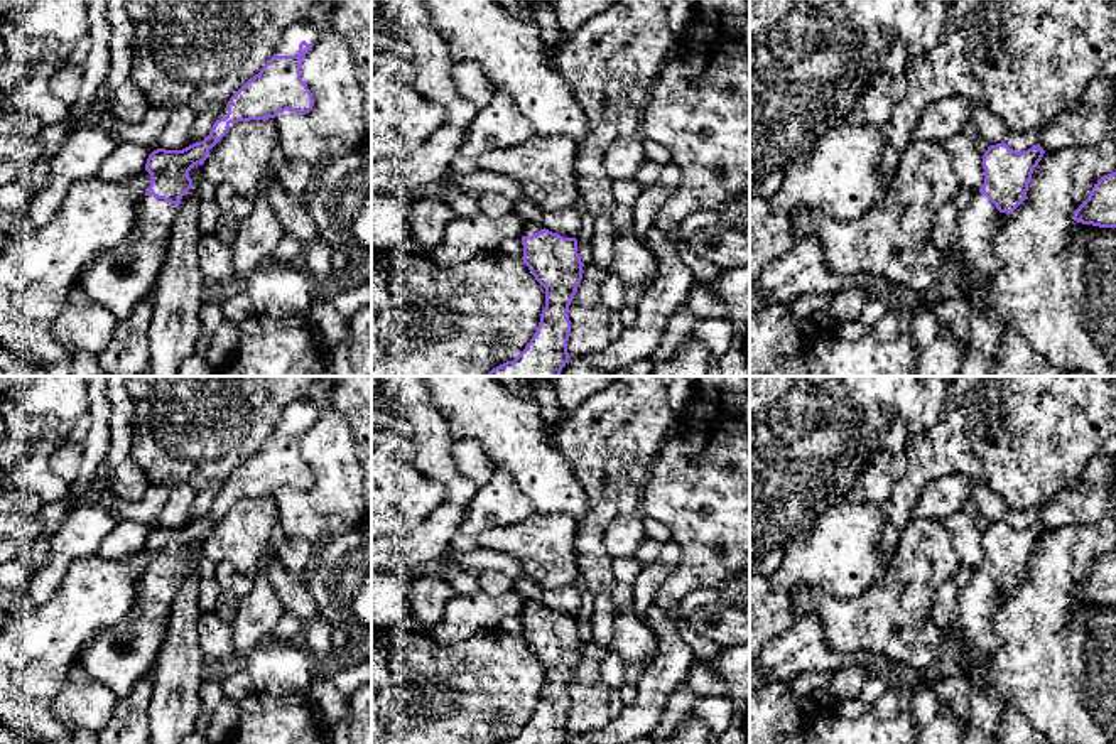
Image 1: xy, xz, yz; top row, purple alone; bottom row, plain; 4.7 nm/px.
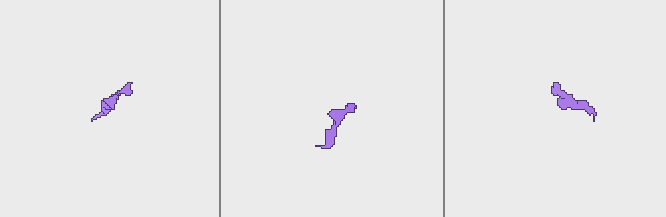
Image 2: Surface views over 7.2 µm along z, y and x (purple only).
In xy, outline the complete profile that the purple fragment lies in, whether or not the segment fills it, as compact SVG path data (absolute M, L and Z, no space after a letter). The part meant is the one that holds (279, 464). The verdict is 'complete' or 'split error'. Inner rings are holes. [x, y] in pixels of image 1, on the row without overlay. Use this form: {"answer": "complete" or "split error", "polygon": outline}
{"answer": "split error", "polygon": "M314 402L290 403L272 437L230 476L226 494L214 499L203 520L182 528L157 526L149 533L145 548L152 558L133 601L138 614L123 626L128 639L120 639L110 628L98 629L76 658L76 663L93 680L110 687L118 700L128 695L135 683L150 678L167 631L176 585L192 565L189 548L204 542L230 503L275 496L285 488L299 493L312 488L312 471L301 456L301 442L317 417Z"}

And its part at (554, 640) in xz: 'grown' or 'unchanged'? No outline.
grown

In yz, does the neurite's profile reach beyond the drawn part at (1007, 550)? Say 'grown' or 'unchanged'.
grown

